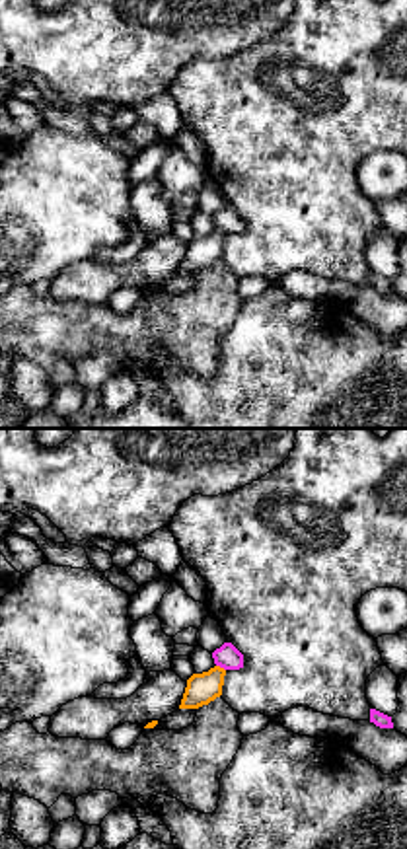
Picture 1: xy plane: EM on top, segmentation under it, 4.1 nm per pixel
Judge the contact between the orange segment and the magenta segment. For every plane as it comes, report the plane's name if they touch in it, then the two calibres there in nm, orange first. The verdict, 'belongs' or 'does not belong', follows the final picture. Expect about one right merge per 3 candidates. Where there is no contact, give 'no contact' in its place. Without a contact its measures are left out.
xy | 130/100 nm

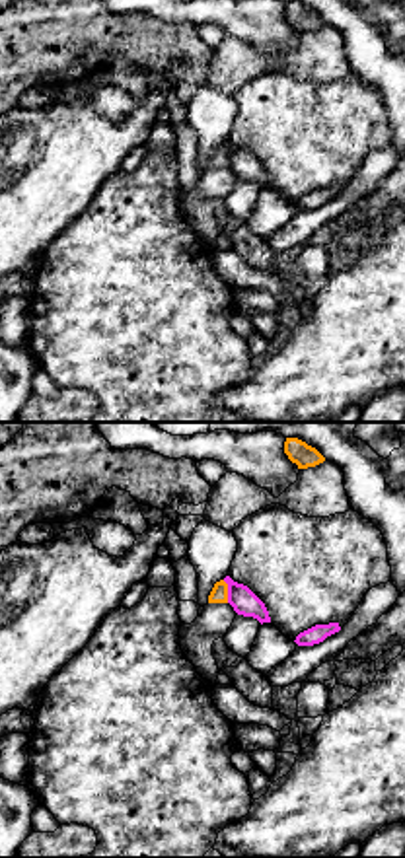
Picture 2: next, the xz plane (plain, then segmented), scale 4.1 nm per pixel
xz | 70/110 nm

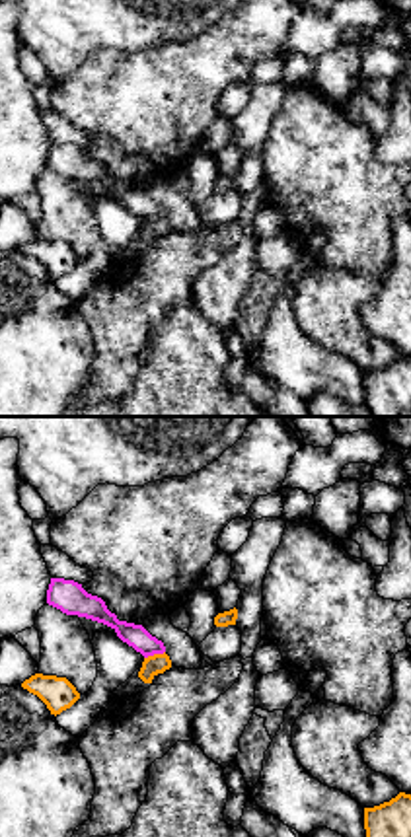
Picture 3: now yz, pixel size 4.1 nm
yz | 80/100 nm

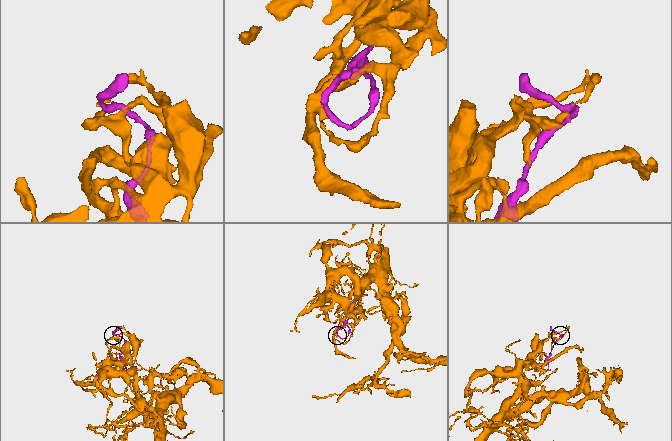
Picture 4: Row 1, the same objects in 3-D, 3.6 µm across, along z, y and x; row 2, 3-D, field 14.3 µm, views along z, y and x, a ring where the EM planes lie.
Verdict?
does not belong

